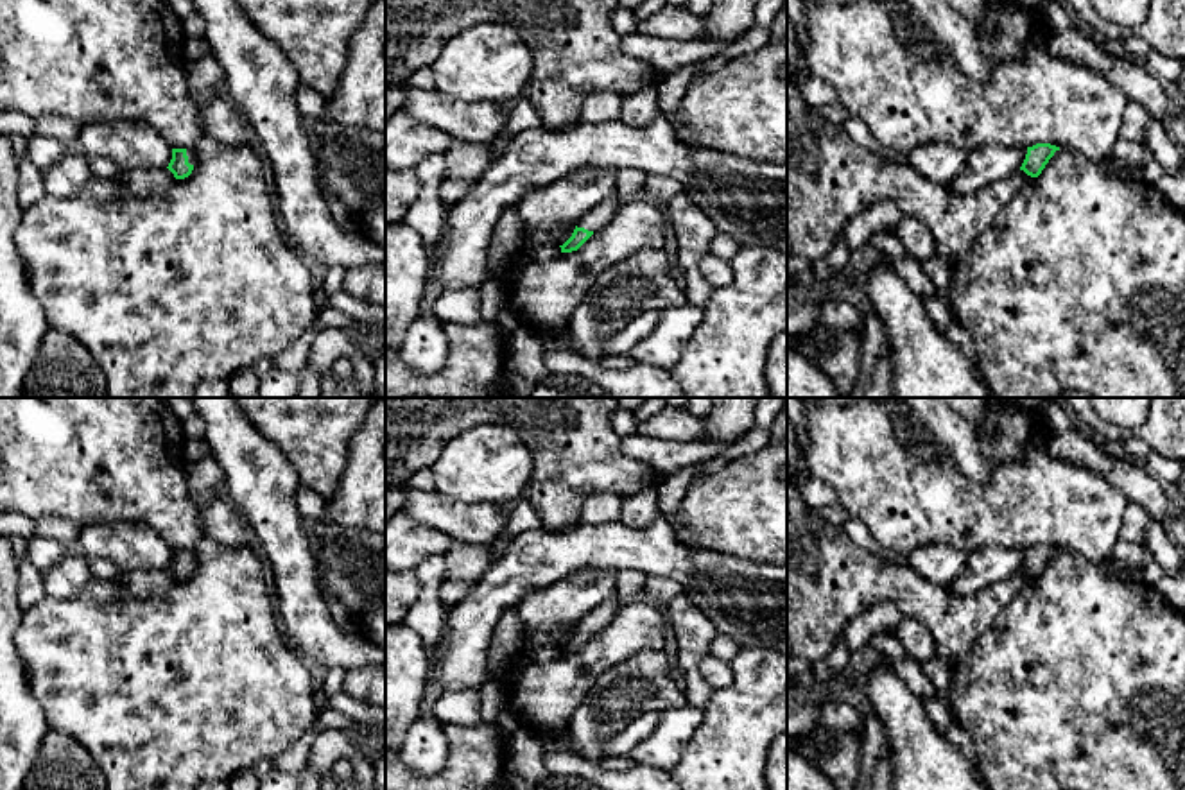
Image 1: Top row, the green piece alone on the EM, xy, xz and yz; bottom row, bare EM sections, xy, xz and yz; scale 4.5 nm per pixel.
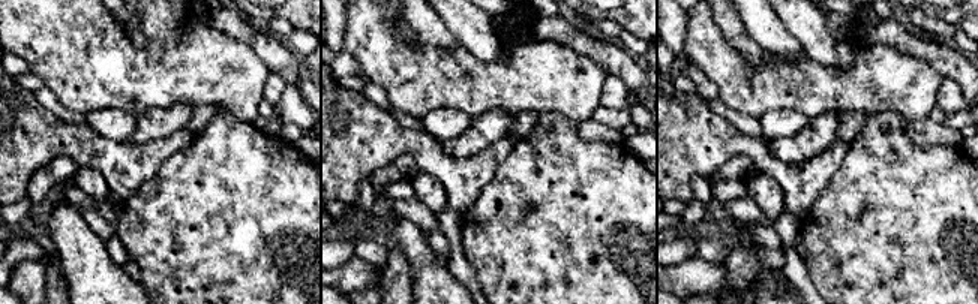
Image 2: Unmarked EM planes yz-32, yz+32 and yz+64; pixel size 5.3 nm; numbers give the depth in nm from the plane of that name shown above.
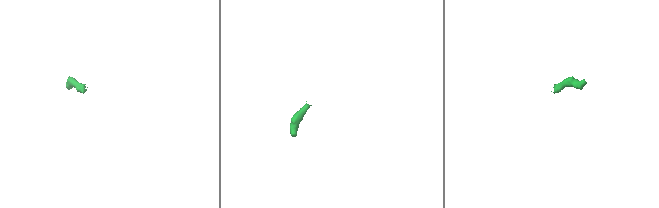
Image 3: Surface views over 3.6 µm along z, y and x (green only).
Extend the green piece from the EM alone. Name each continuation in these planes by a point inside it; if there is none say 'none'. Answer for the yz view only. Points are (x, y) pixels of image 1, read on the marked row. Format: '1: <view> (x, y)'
none

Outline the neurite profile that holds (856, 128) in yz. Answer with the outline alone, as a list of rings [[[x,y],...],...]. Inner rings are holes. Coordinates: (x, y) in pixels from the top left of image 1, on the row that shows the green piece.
[[[850,115],[841,125],[855,143],[884,158],[886,161],[905,161],[905,156],[902,156],[900,152],[880,147],[878,142],[871,136],[868,125],[861,118]]]

